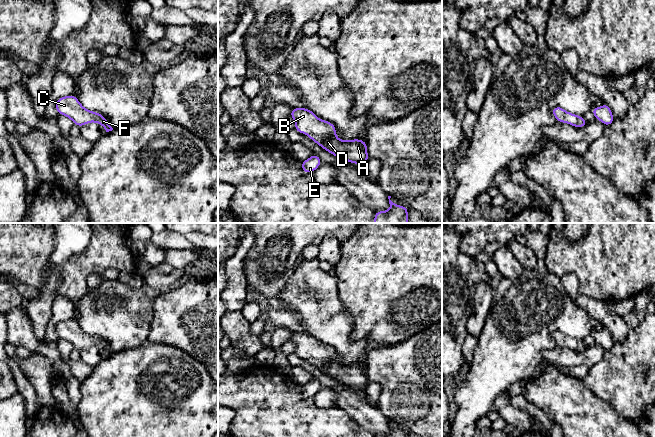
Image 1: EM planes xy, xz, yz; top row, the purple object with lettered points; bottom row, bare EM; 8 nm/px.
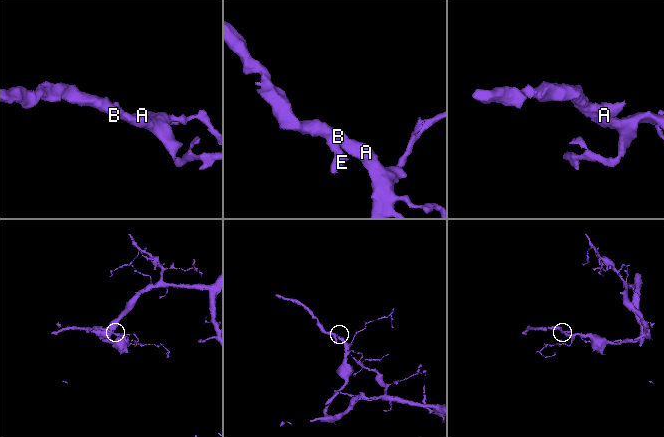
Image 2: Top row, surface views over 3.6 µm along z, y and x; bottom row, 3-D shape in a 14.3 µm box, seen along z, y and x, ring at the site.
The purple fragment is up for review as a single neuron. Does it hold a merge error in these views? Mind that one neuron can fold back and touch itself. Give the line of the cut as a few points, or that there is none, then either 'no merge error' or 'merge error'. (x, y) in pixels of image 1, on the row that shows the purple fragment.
cut none; no merge error

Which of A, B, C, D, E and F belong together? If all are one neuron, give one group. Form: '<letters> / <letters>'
A B C D E F

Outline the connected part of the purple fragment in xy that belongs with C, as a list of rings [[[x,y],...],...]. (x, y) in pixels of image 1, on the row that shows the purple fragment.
[[[72,94],[57,99],[55,108],[59,115],[64,115],[70,118],[74,125],[78,127],[86,125],[89,122],[96,122],[102,125],[106,132],[113,130],[102,114],[85,109],[78,98]]]

